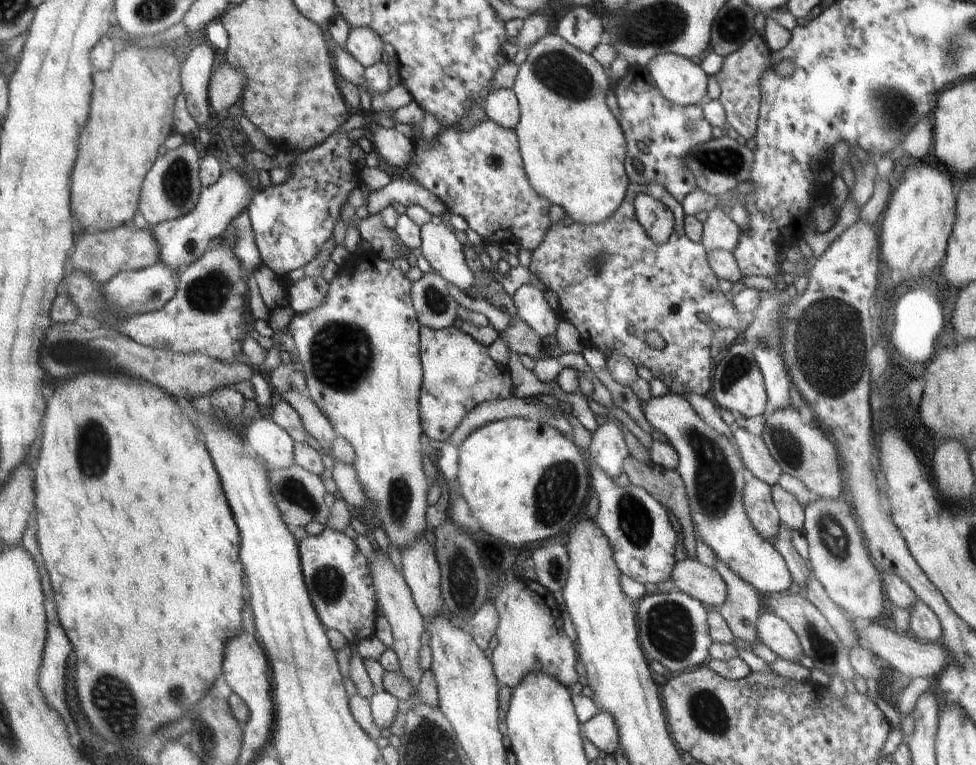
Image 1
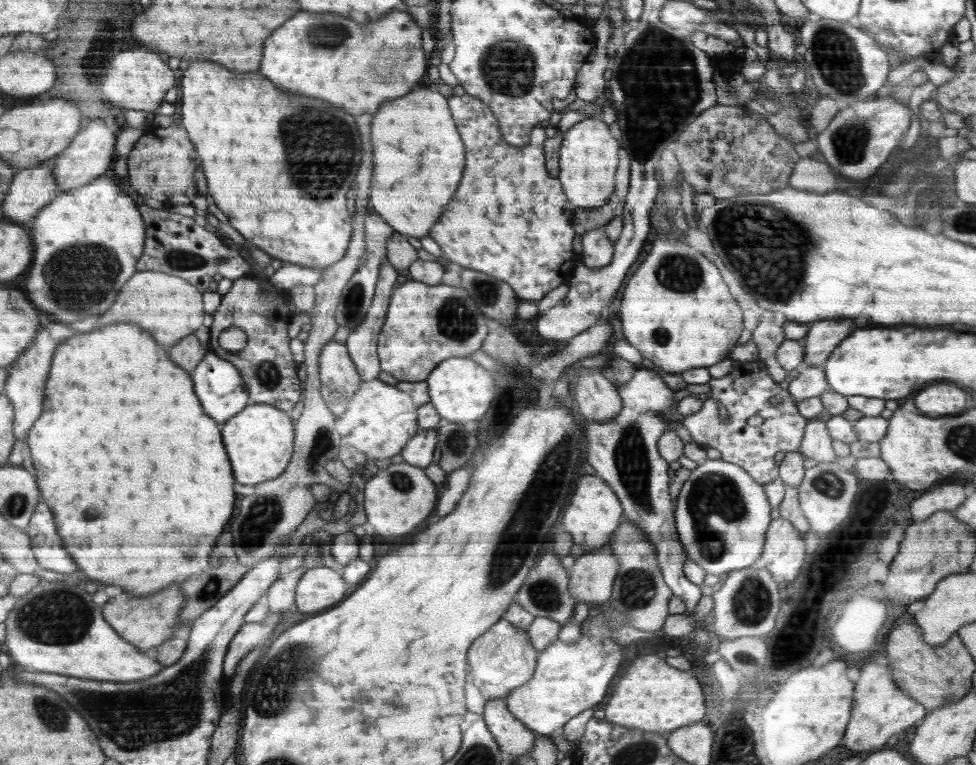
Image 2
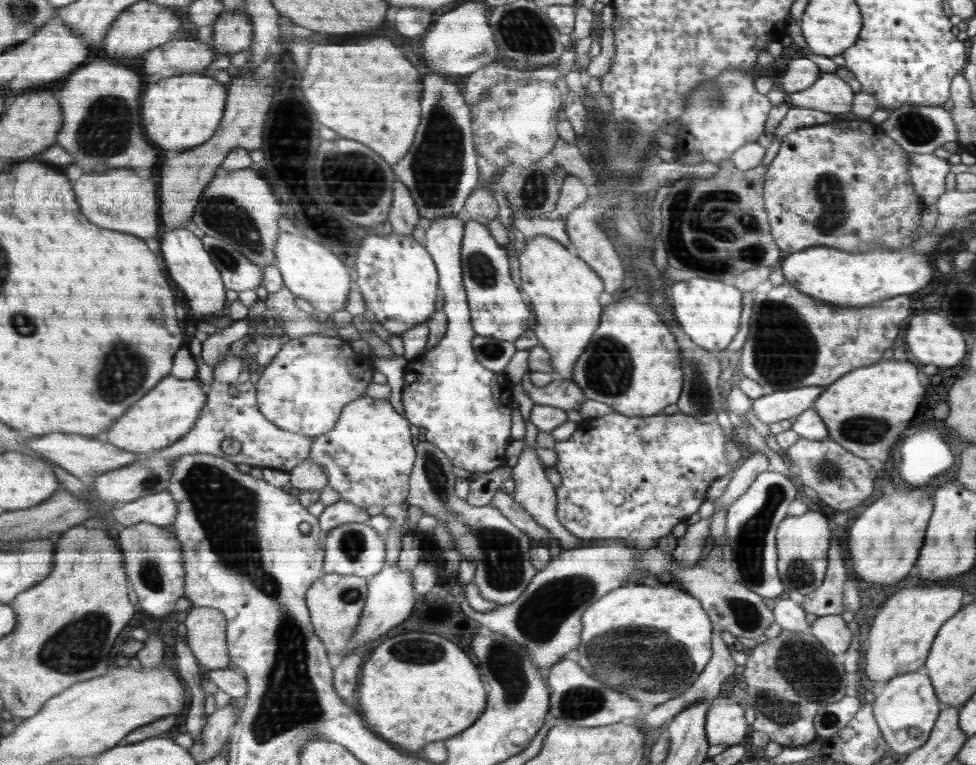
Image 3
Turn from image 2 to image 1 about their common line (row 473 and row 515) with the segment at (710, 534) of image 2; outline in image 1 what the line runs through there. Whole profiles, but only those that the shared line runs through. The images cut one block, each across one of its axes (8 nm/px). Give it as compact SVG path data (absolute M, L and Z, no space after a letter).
M668 392L640 402L640 407L650 426L666 436L678 454L676 470L685 481L696 538L700 538L738 578L752 585L761 597L788 591L792 584L788 562L776 546L758 532L745 508L746 469L741 456L735 453L731 438L710 428L682 395Z

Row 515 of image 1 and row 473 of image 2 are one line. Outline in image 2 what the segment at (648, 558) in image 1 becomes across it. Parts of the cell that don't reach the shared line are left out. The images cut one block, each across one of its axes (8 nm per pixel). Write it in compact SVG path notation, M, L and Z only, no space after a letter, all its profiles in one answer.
M638 368L632 380L624 386L616 386L616 390L622 397L622 410L618 412L616 419L602 425L587 423L586 460L596 471L596 476L613 487L625 507L626 519L642 528L642 531L646 533L646 539L654 544L665 583L673 590L673 595L682 600L682 604L686 606L685 613L692 614L694 608L698 606L698 600L702 598L702 589L700 589L701 585L690 582L685 576L686 554L682 552L683 544L678 542L677 526L674 526L674 516L672 516L672 505L674 504L672 504L673 497L670 496L670 488L668 488L668 462L661 456L660 450L656 450L656 442L664 432L662 414L672 406L672 390L662 382L656 370L646 370L646 368Z

